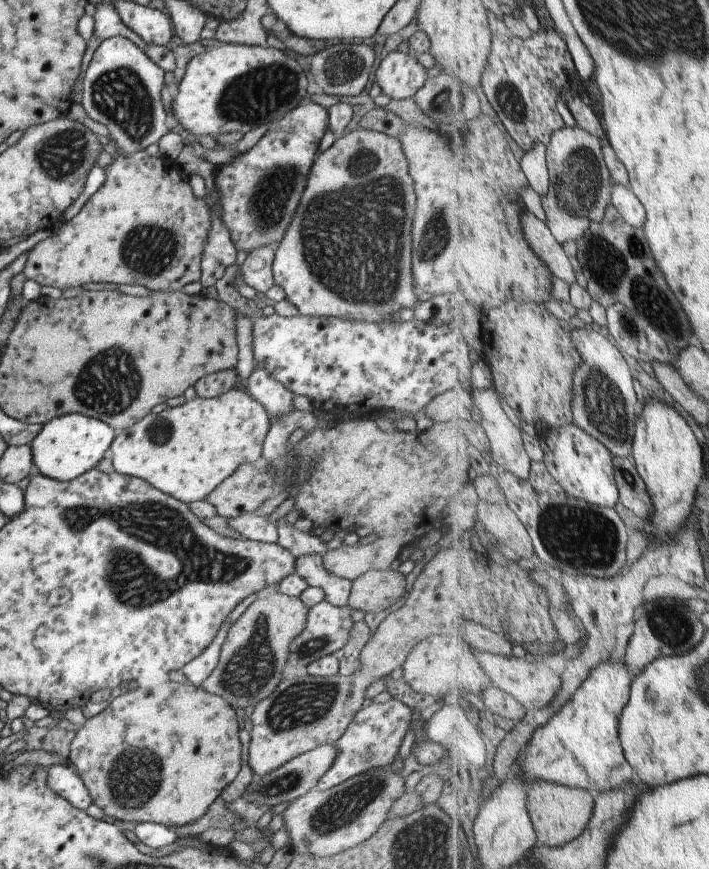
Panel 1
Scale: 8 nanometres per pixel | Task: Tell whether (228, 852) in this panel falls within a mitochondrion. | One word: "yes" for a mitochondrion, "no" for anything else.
no

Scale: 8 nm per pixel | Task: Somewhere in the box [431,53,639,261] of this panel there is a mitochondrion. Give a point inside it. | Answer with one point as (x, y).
(579, 177)

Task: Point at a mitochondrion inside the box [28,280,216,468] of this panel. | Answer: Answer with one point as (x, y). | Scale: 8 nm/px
(108, 384)

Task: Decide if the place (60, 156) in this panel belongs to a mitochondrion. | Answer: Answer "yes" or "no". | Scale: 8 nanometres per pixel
yes

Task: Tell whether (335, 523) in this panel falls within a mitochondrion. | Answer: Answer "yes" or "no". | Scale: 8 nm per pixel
no

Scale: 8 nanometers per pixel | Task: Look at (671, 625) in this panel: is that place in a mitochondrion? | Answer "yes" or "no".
yes

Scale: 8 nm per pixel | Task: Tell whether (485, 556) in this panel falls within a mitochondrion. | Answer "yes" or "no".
no

